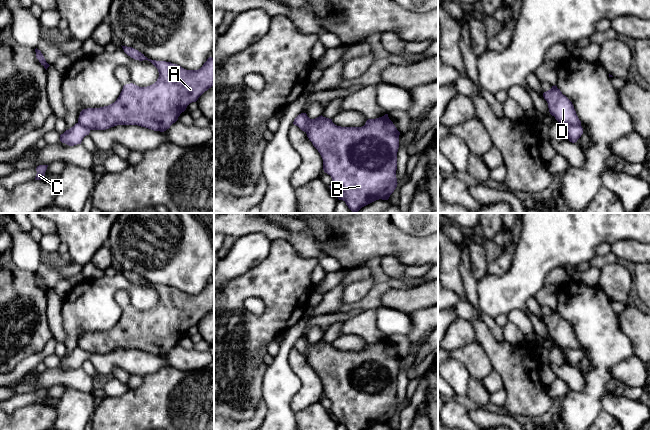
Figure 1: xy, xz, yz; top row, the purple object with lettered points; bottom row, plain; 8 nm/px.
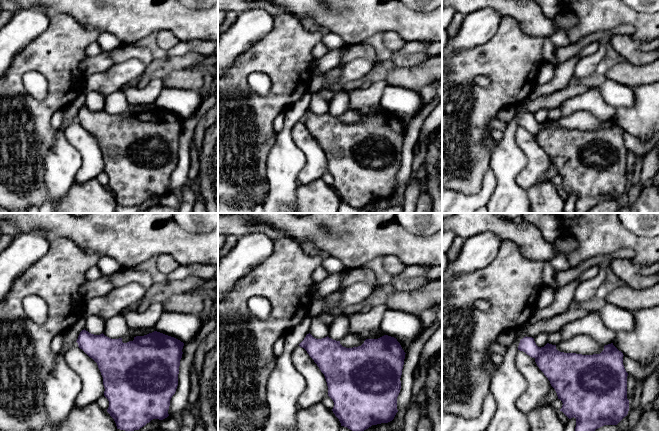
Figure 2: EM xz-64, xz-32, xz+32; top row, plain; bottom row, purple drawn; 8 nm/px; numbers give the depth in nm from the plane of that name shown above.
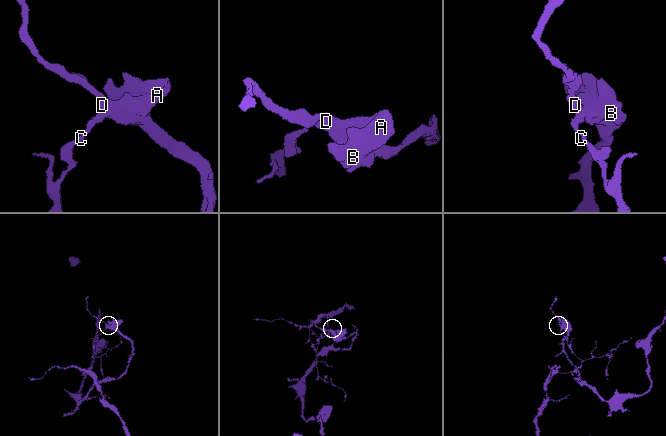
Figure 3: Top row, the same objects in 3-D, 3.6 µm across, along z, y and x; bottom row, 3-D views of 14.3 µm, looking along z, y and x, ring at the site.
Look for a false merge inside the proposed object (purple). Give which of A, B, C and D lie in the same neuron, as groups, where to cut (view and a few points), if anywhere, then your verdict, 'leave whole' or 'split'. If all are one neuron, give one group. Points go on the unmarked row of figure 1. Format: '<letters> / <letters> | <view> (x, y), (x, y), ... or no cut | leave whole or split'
A B D / C | xz (304, 337), (306, 355) | split

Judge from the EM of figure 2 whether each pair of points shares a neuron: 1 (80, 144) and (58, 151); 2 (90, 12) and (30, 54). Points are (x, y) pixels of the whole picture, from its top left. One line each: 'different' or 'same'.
1: different
2: different

